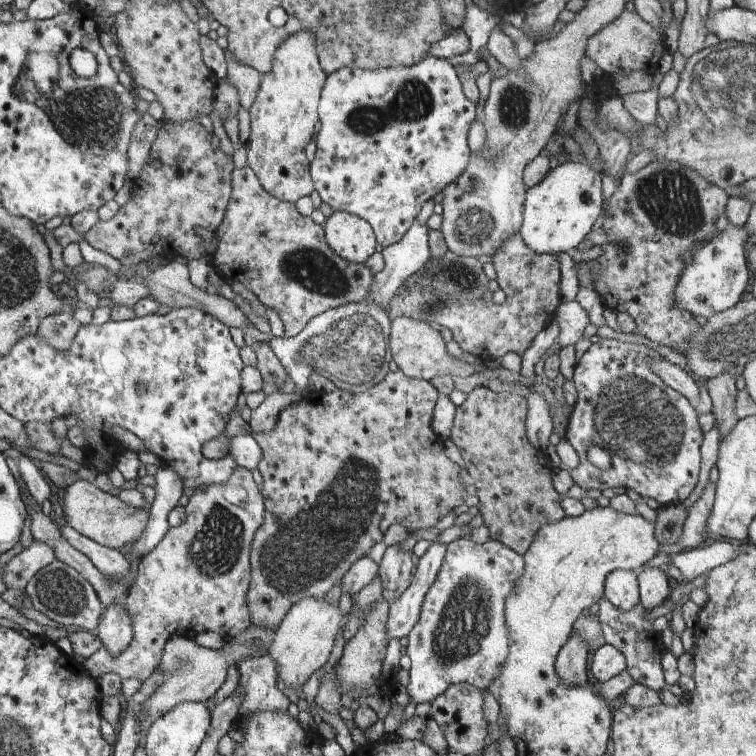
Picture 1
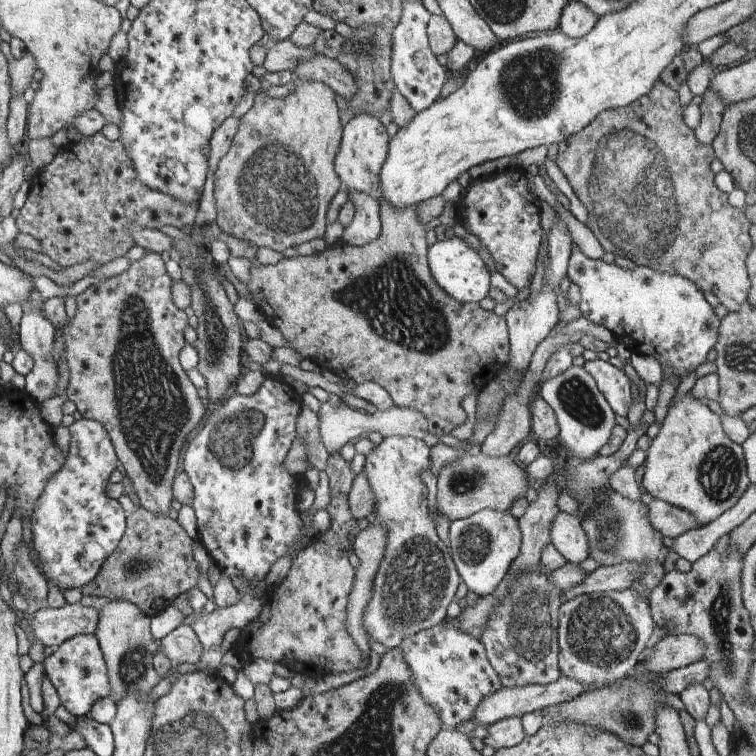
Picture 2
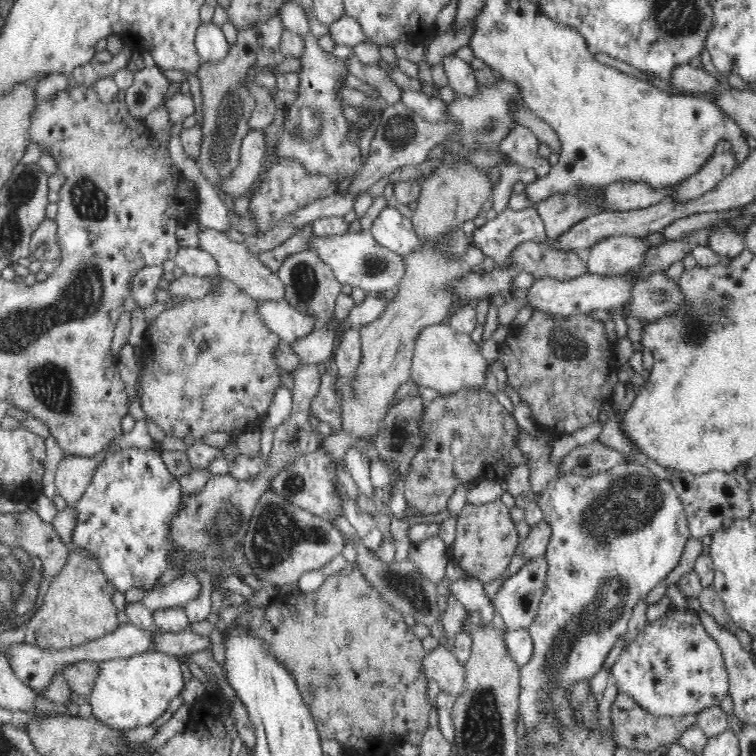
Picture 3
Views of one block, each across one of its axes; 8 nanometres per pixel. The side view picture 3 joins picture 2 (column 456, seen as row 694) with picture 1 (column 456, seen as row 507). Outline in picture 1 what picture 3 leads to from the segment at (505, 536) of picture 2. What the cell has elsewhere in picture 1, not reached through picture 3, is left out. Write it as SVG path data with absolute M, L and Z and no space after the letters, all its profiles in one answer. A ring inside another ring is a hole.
M464 537L446 546L447 550L438 575L425 593L419 622L416 622L408 636L410 643L406 653L412 661L412 667L409 670L410 682L407 689L410 702L416 705L432 703L451 685L457 683L468 682L479 690L487 690L495 681L510 653L510 638L507 634L504 608L507 597L513 592L519 577L523 574L525 564L523 556L491 539L479 544Z

